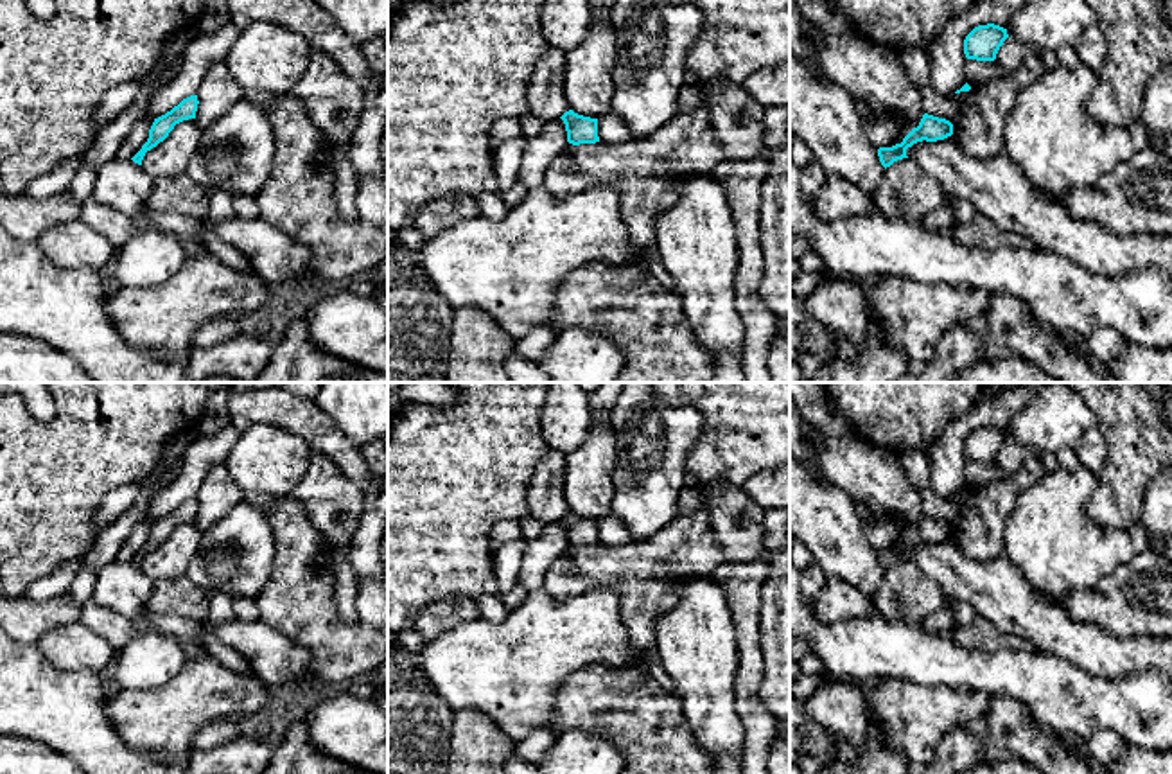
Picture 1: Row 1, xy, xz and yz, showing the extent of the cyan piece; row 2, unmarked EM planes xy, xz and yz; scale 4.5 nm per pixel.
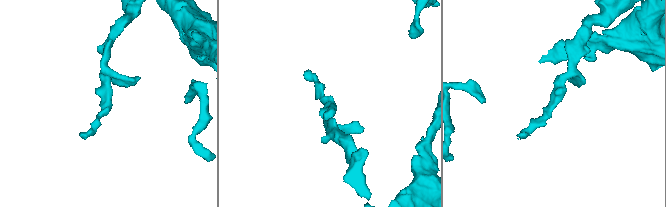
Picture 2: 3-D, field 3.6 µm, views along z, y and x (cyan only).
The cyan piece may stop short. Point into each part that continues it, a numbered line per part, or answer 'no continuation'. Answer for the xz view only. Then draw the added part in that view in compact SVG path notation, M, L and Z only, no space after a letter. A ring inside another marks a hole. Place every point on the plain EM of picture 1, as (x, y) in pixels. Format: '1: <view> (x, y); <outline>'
no continuation

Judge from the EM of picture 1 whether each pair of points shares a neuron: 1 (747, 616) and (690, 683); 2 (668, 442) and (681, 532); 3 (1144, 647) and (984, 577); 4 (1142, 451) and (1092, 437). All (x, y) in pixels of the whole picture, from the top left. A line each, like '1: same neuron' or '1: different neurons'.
1: different neurons
2: different neurons
3: same neuron
4: different neurons

